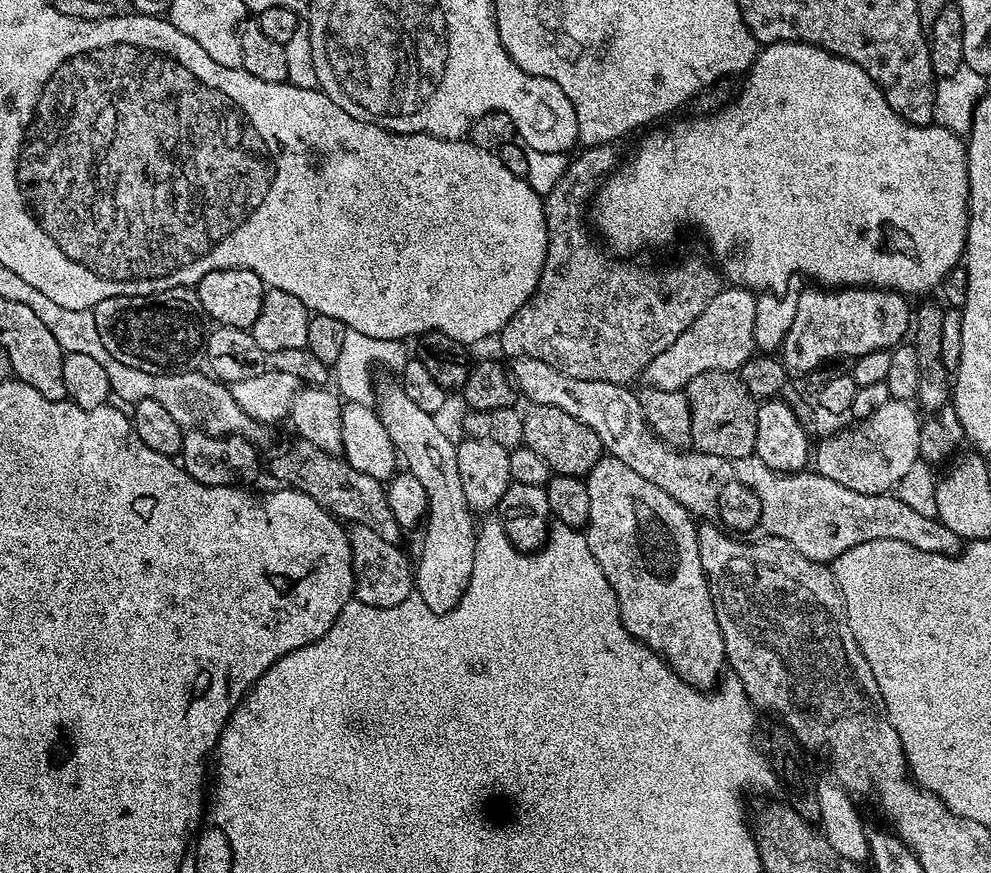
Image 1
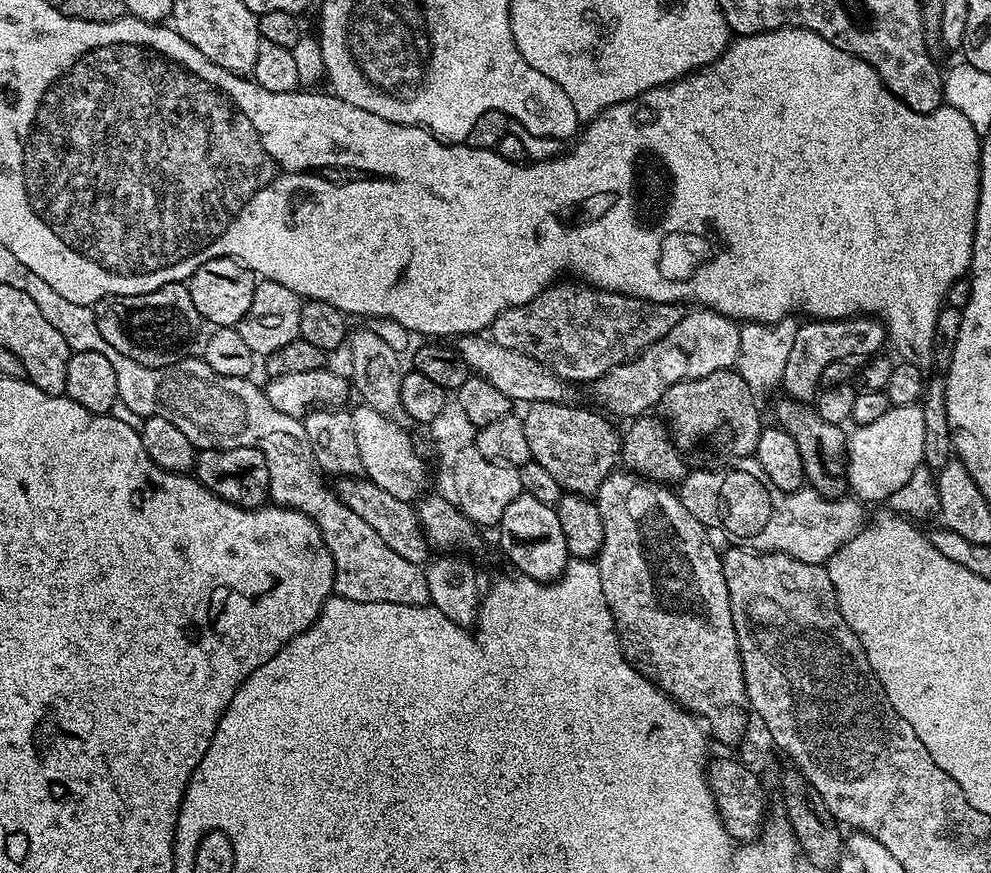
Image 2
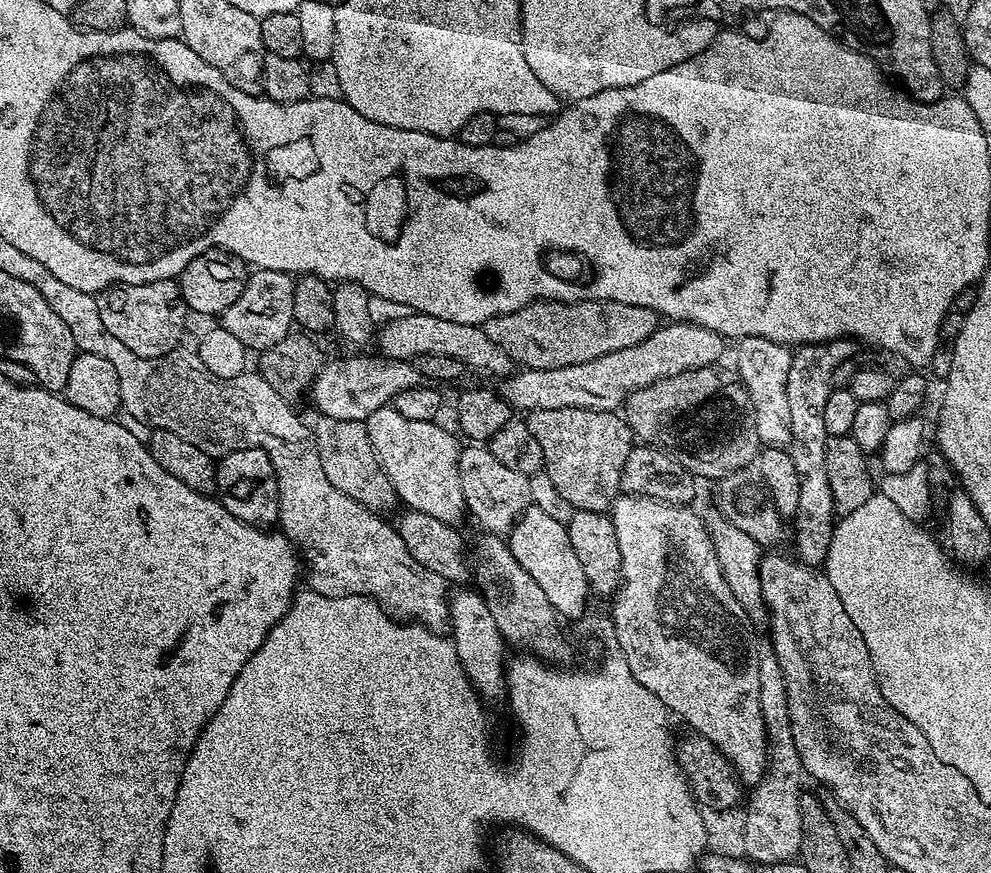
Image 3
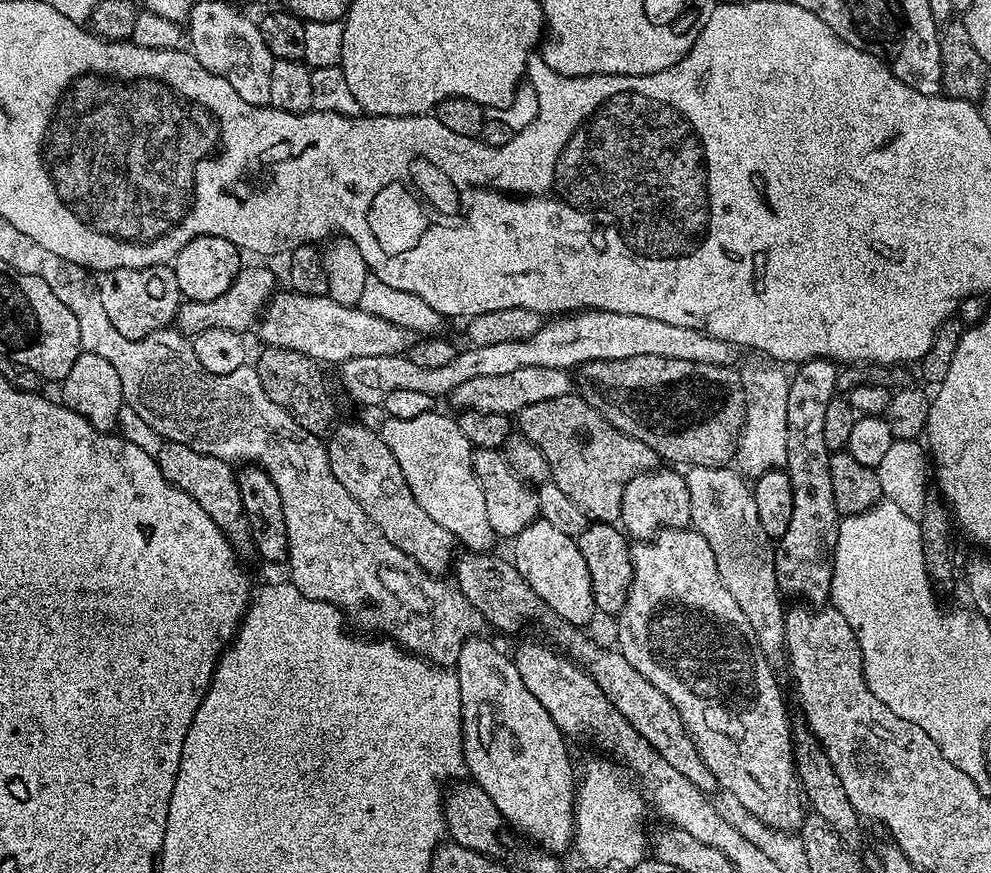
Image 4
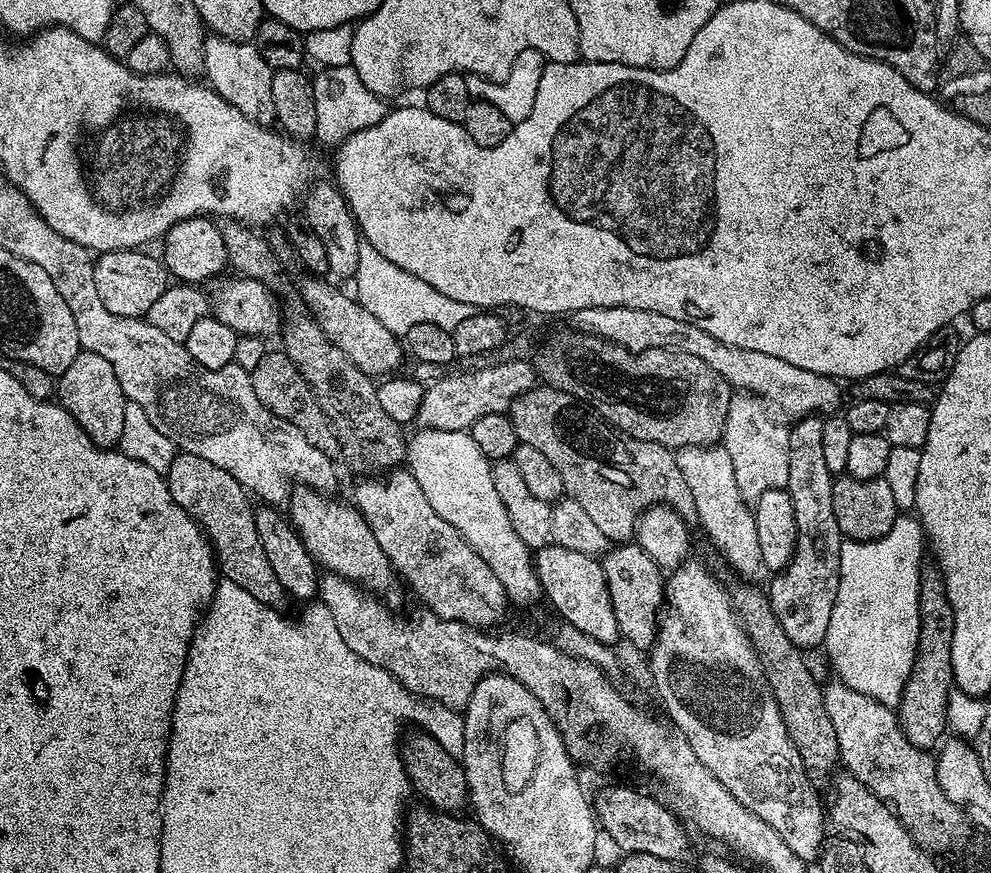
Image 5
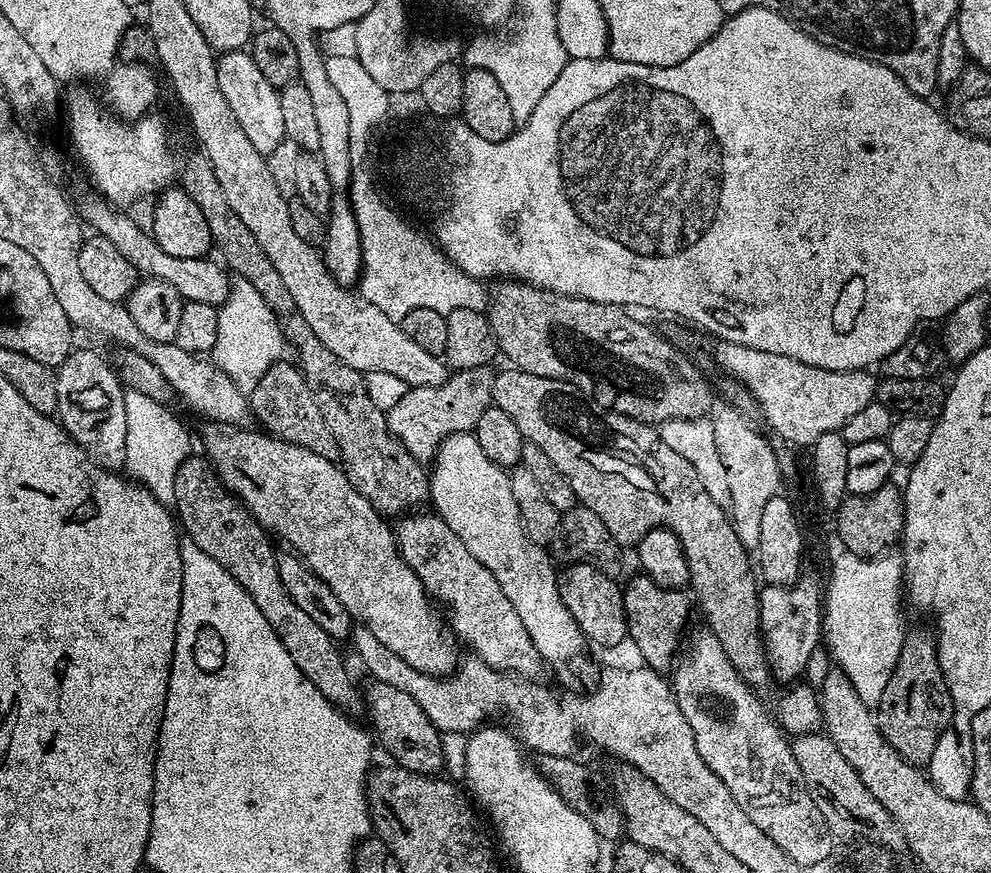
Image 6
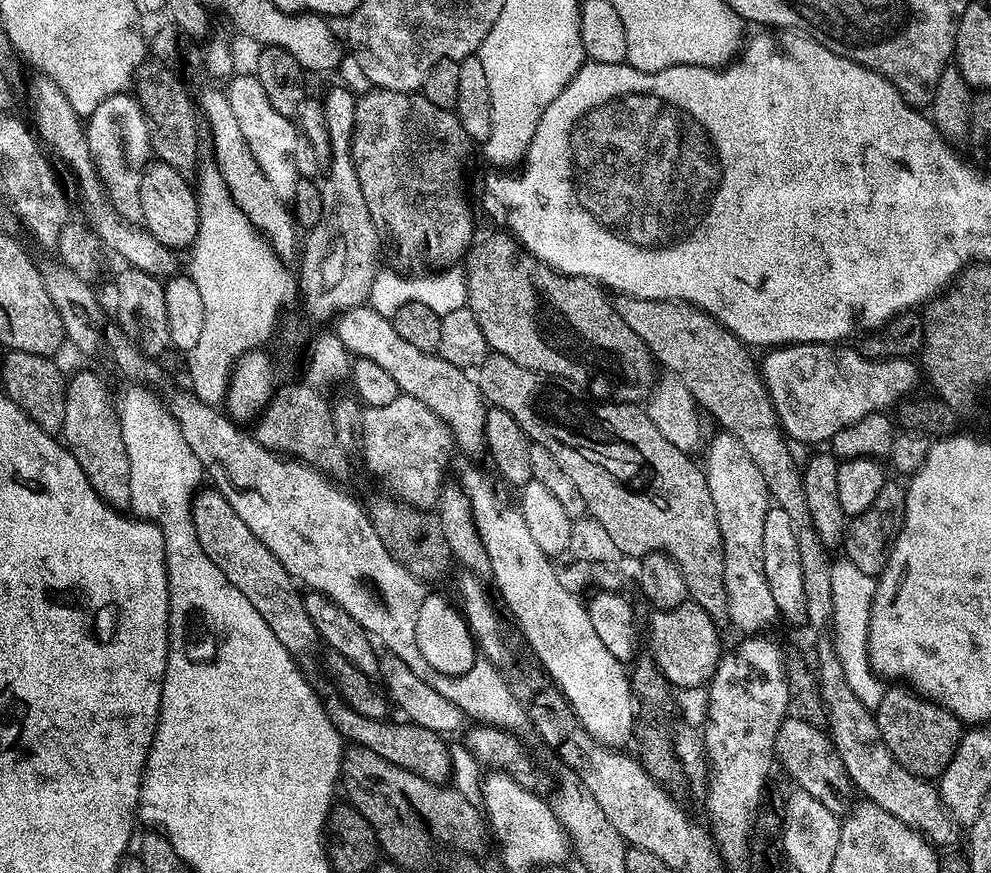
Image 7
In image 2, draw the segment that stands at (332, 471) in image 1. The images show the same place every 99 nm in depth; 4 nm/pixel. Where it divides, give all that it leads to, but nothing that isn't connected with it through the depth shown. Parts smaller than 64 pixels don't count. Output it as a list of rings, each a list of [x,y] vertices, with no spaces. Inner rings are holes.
[[[359,475],[337,479],[334,491],[342,502],[346,502],[346,506],[350,506],[350,510],[354,510],[354,514],[358,514],[358,518],[362,518],[362,522],[370,525],[374,534],[378,534],[378,538],[386,542],[386,546],[390,546],[390,550],[394,550],[394,554],[406,558],[406,562],[419,565],[423,565],[429,559],[430,541],[424,534],[424,527],[420,524],[416,508],[409,501],[394,498],[394,494],[386,494],[382,486]]]

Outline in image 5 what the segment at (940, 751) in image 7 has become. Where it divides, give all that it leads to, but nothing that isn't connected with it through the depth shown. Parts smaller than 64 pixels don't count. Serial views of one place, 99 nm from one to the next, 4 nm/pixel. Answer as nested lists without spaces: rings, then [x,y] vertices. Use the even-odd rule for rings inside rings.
[[[932,562],[920,565],[918,610],[920,633],[916,647],[916,661],[904,682],[900,703],[895,713],[896,719],[900,721],[902,734],[906,734],[910,743],[925,750],[932,750],[941,743],[945,735],[943,732],[948,728],[948,697],[954,684],[950,658],[950,646],[954,638],[954,610],[948,601],[944,576]]]

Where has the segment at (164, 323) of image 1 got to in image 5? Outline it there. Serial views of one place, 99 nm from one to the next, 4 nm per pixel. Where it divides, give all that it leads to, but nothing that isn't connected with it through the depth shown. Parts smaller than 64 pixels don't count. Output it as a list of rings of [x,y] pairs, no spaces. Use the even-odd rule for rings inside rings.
[[[123,248],[113,252],[102,252],[95,257],[94,286],[98,289],[98,298],[110,314],[125,316],[131,320],[147,317],[150,306],[161,297],[170,283],[170,273],[159,259],[147,256],[147,251]]]

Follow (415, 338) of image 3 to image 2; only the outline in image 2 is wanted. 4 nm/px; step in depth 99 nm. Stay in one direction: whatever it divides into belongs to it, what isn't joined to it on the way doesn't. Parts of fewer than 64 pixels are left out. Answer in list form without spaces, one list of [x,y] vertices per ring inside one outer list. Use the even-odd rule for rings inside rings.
[[[484,334],[462,336],[455,341],[456,353],[466,362],[469,373],[486,378],[493,383],[506,398],[513,402],[564,402],[569,399],[569,385],[558,374],[554,374],[542,362],[530,358],[530,354],[522,354],[518,350],[506,350],[506,346],[498,346]]]

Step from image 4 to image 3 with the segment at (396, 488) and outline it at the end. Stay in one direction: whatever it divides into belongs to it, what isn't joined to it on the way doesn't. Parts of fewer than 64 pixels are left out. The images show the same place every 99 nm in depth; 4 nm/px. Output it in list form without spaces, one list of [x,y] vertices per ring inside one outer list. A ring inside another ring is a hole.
[[[319,417],[313,427],[316,449],[321,459],[322,470],[330,484],[348,497],[354,498],[364,508],[377,514],[390,512],[399,505],[399,496],[390,482],[389,476],[381,469],[381,464],[372,451],[367,423],[365,421],[336,420]]]

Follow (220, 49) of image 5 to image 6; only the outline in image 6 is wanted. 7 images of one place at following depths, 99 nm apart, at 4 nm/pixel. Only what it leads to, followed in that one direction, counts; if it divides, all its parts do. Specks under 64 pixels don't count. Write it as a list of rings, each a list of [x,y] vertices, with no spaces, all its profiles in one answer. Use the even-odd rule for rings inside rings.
[[[241,50],[225,52],[217,59],[218,86],[230,102],[230,110],[238,118],[238,126],[246,130],[246,138],[254,142],[254,150],[271,154],[280,143],[286,140],[286,129],[282,126],[282,102],[279,91],[270,82],[266,82],[262,70],[254,66],[251,51]]]

